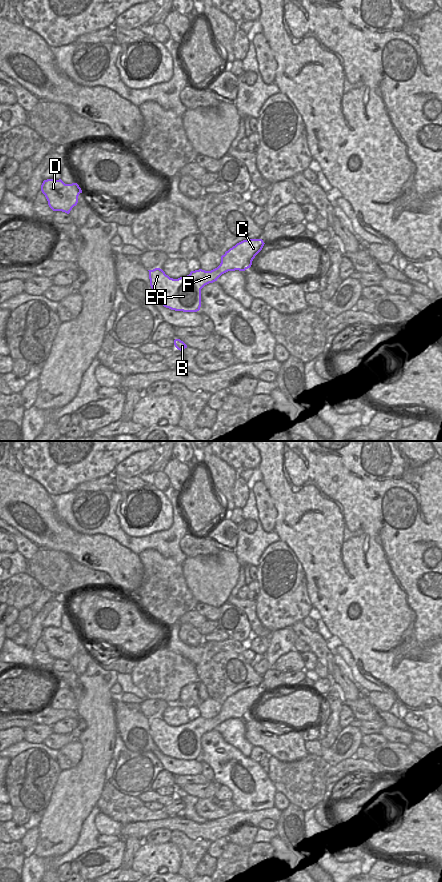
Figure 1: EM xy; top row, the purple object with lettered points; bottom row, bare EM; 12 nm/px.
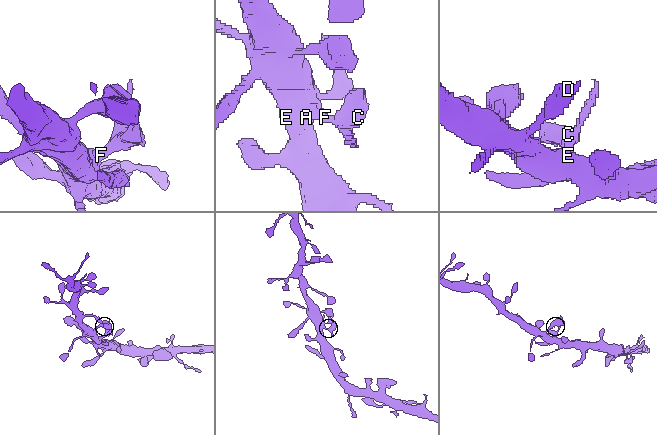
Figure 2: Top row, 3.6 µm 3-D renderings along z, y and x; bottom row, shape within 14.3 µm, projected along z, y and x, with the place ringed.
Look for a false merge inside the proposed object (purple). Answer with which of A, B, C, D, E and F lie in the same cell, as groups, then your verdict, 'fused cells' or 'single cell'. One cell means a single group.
groups A B C D E F; single cell

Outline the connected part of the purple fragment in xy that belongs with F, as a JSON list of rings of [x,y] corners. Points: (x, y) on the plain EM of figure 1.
[[[262,687],[243,688],[221,704],[217,716],[211,719],[191,719],[189,723],[178,727],[170,726],[160,716],[148,718],[150,734],[164,755],[175,759],[197,760],[201,755],[201,737],[228,719],[245,719],[250,716],[264,692]]]

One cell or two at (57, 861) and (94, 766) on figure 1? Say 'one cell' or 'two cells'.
two cells

